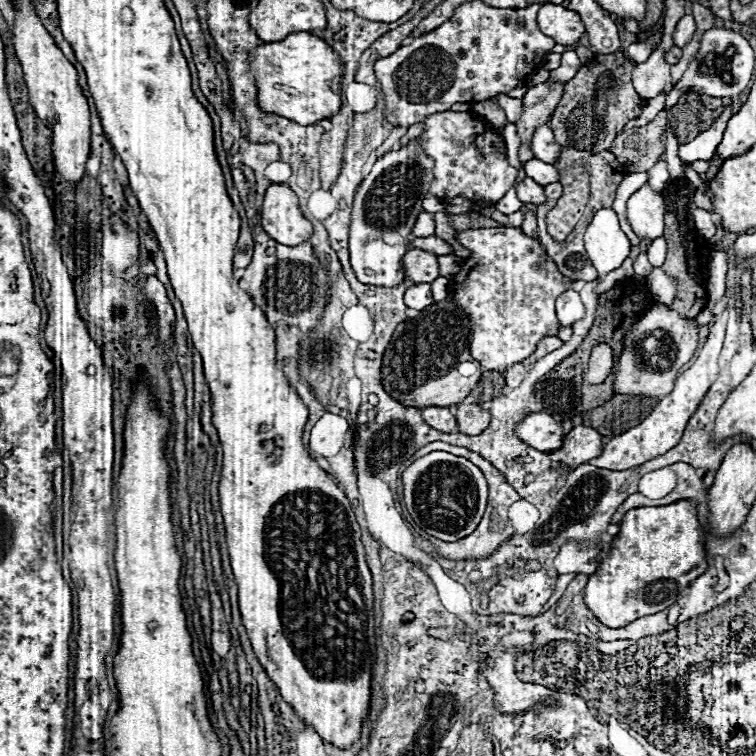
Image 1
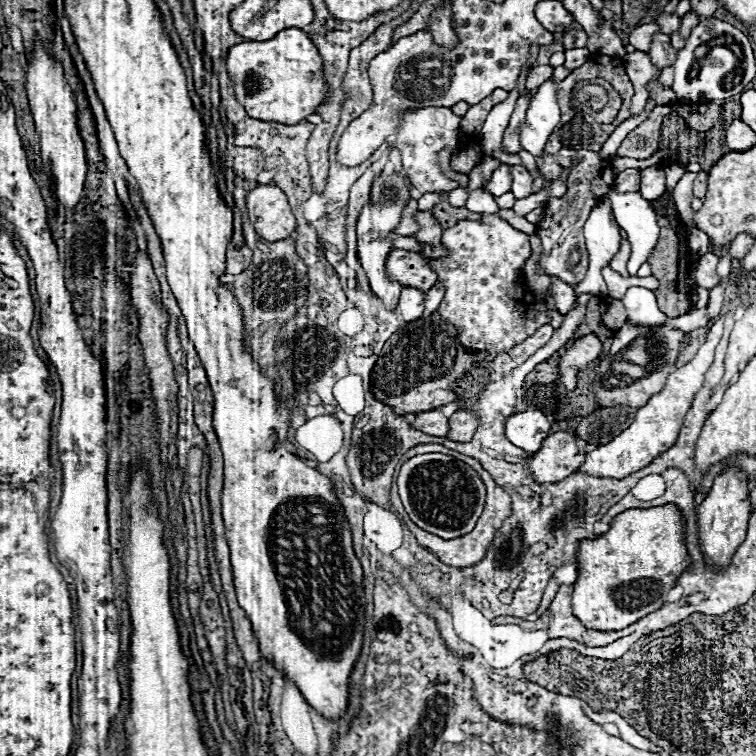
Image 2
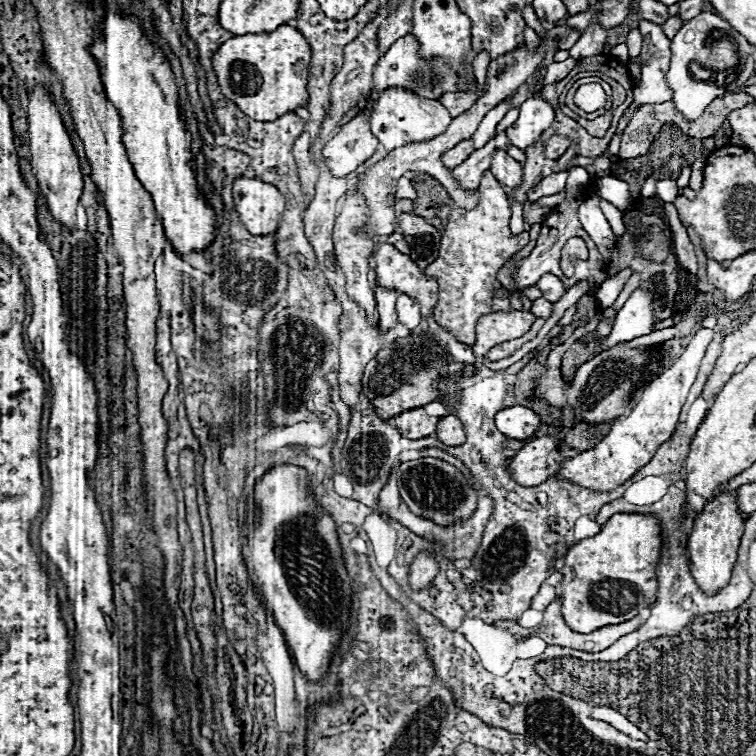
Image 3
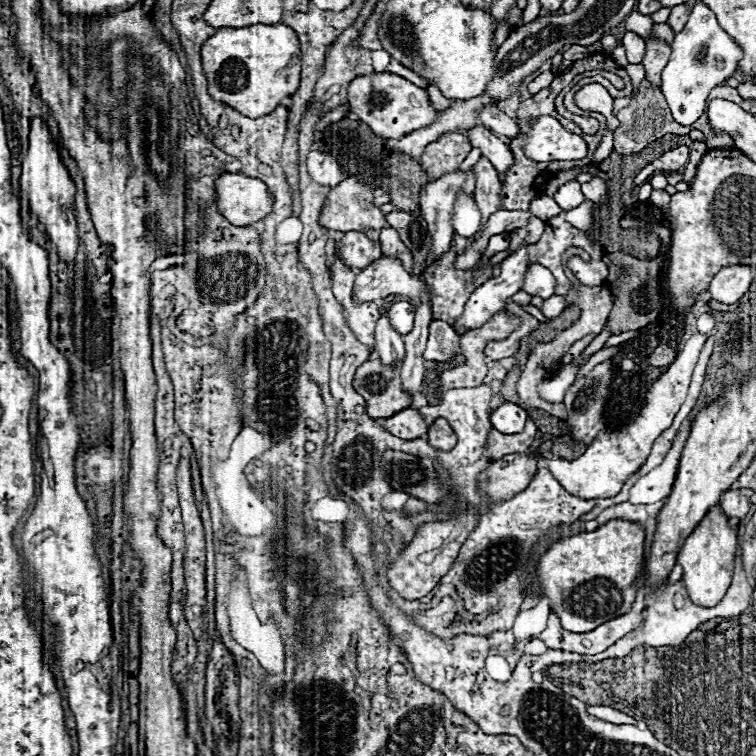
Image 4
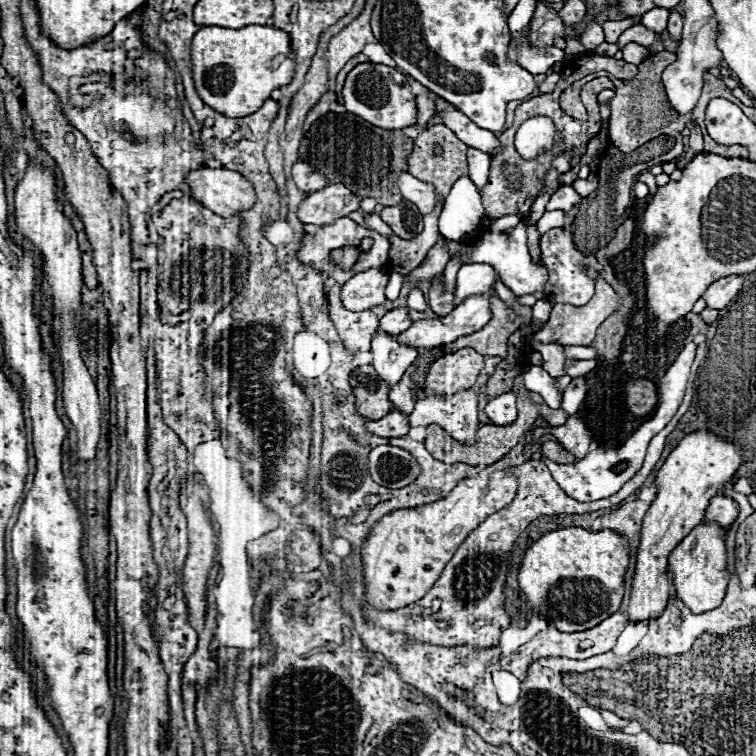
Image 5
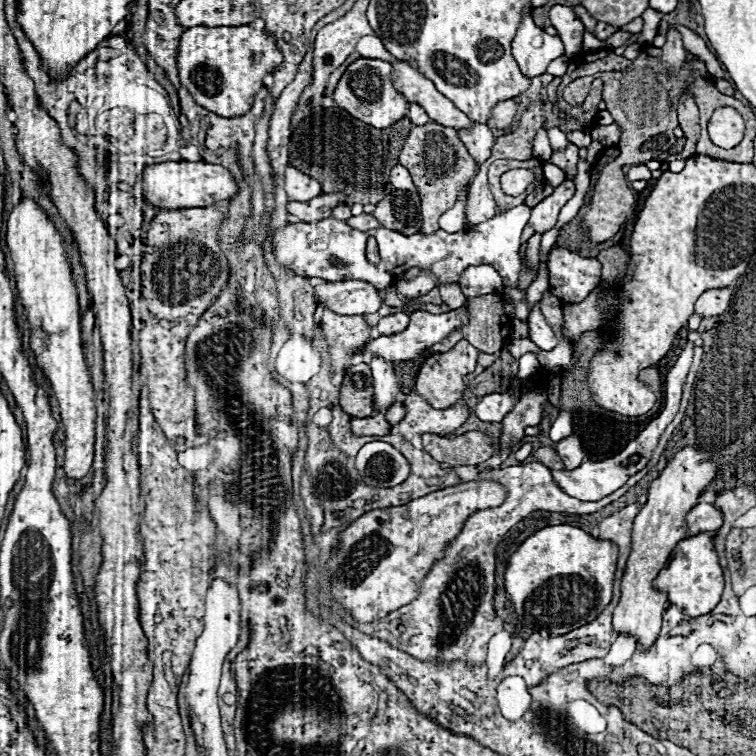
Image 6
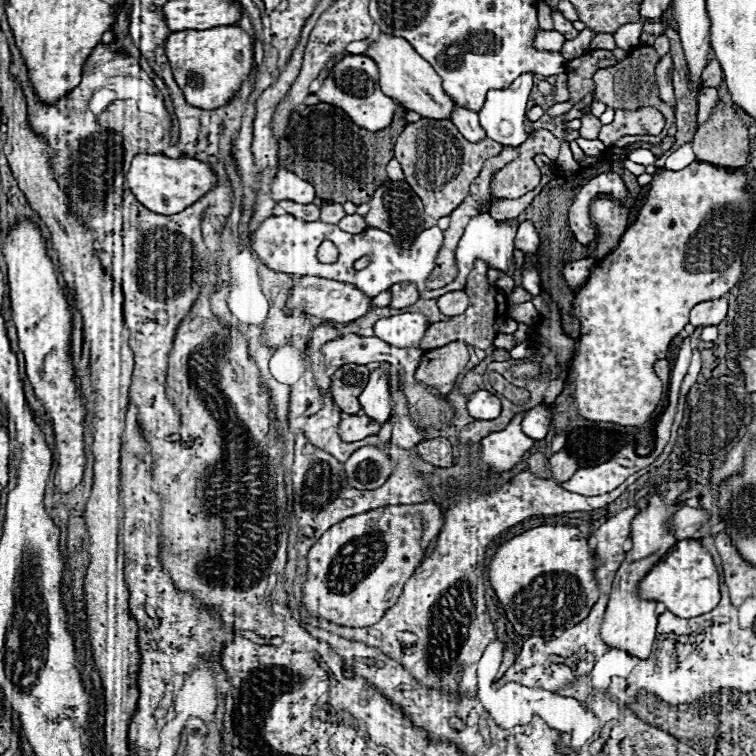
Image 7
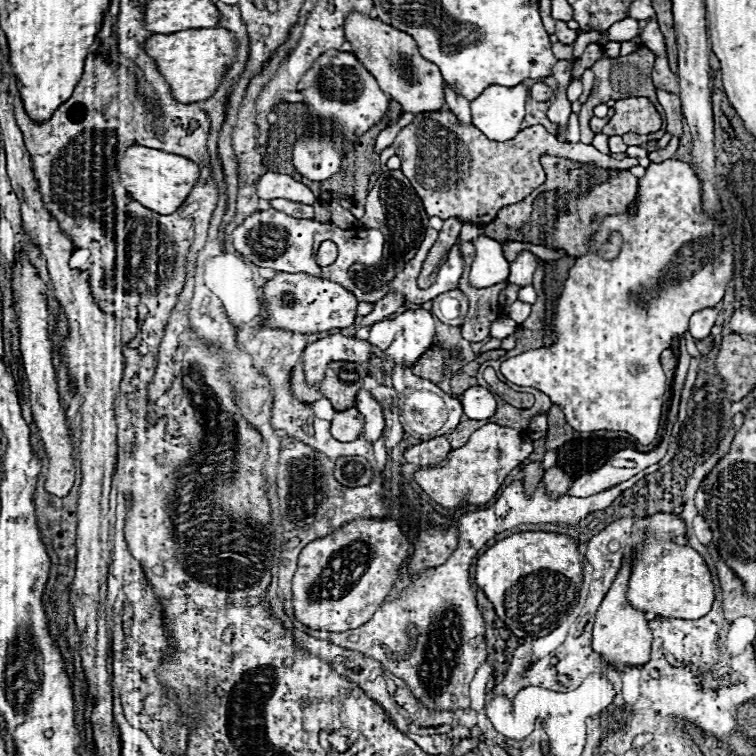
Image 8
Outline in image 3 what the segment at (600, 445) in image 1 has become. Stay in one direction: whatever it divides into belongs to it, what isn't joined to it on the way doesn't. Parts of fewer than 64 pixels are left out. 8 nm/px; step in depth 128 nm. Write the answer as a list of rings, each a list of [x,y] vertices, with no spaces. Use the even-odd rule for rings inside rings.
[[[544,436],[528,442],[514,458],[508,470],[520,486],[538,486],[558,476],[564,462],[572,456],[572,448],[556,436]]]

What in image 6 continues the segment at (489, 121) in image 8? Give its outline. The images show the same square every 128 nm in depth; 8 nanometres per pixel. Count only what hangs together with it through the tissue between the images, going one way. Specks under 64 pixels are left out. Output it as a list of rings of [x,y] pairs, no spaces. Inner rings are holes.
[[[524,12],[522,22],[520,22],[520,26],[518,26],[518,32],[516,32],[514,40],[512,40],[512,56],[516,58],[522,74],[526,74],[528,78],[534,78],[534,76],[542,76],[552,60],[564,56],[564,44],[562,44],[556,36],[550,36],[550,34],[546,34],[544,30],[540,30],[540,28],[532,22],[530,12]],[[510,98],[510,100],[504,100],[504,102],[494,106],[490,122],[488,122],[490,128],[500,128],[500,130],[510,128],[510,122],[512,122],[512,118],[516,114],[516,108],[518,108],[518,102],[514,102],[514,100],[516,98]],[[543,126],[539,131],[539,139],[533,140],[532,156],[543,164],[548,163],[552,154],[548,134]]]

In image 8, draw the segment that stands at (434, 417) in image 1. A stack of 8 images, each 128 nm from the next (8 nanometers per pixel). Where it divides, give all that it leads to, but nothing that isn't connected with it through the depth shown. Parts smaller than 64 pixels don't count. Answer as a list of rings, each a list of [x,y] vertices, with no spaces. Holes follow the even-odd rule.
[[[348,408],[344,412],[334,414],[330,432],[336,440],[352,442],[352,440],[360,438],[362,430],[364,430],[364,418],[360,416],[360,412],[356,412],[356,408]]]

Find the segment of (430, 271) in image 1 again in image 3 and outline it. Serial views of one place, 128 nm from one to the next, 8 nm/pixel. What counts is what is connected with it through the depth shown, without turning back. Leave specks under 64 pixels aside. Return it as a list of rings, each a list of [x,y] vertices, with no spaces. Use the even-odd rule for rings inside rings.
[[[382,244],[378,250],[374,250],[372,262],[376,282],[382,288],[394,288],[400,294],[416,298],[420,302],[422,318],[432,312],[438,300],[438,284],[432,280],[432,276],[426,276],[410,256],[398,252],[390,244]]]

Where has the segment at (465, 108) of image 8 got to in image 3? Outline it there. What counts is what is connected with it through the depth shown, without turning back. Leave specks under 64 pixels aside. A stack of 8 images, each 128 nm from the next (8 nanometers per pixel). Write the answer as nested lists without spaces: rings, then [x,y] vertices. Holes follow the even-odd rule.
[[[486,170],[482,174],[482,182],[480,182],[480,204],[474,210],[462,210],[462,208],[454,208],[448,220],[448,226],[442,234],[442,246],[440,246],[440,254],[438,258],[424,270],[428,276],[434,276],[440,284],[438,288],[438,304],[434,306],[434,320],[446,328],[448,332],[454,334],[456,340],[472,346],[476,342],[476,322],[486,316],[486,314],[494,314],[494,312],[512,312],[514,308],[510,306],[510,300],[506,296],[494,296],[494,292],[502,286],[498,282],[498,270],[512,258],[516,256],[516,252],[520,252],[526,244],[528,244],[528,232],[522,234],[512,234],[510,232],[510,204],[506,200],[506,192],[500,188],[498,180],[492,176],[490,170]]]

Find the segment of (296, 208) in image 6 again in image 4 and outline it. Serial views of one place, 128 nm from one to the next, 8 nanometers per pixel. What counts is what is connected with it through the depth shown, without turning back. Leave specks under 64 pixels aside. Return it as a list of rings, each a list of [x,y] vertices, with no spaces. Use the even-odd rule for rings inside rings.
[[[356,176],[346,178],[330,190],[320,224],[336,232],[366,232],[388,226],[380,208],[370,204],[370,186],[356,180]]]

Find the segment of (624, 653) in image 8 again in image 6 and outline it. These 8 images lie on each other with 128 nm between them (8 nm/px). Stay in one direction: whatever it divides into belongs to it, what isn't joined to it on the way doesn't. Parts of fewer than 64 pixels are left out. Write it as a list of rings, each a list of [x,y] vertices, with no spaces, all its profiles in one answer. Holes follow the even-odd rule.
[[[690,446],[678,450],[660,472],[660,476],[648,488],[648,502],[640,510],[632,530],[632,554],[626,564],[626,572],[620,586],[620,602],[614,610],[614,630],[618,634],[632,634],[642,648],[650,648],[660,632],[660,622],[668,596],[654,586],[658,572],[668,562],[674,546],[688,536],[686,514],[696,506],[704,488],[716,478],[718,462]]]

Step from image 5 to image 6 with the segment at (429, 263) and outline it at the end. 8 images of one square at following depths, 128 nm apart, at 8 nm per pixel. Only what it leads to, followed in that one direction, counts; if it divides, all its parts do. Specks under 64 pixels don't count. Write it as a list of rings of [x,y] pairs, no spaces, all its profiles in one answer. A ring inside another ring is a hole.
[[[410,268],[404,276],[396,280],[396,290],[408,298],[418,298],[422,294],[428,294],[434,286],[436,286],[436,276],[420,268]]]

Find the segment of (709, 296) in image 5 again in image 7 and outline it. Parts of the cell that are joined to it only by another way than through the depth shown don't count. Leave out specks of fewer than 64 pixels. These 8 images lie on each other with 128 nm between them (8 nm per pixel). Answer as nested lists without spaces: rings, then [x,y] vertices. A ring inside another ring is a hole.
[[[726,298],[700,302],[690,312],[690,324],[694,324],[694,326],[716,326],[726,318],[726,308],[728,308]]]

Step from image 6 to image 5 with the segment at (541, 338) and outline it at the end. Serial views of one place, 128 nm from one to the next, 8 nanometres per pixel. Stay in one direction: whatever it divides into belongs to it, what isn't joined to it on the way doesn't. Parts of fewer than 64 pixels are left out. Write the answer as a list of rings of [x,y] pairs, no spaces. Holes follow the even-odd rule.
[[[542,298],[532,306],[532,320],[544,324],[549,320],[550,312],[552,312],[552,302]],[[566,346],[564,352],[566,352],[568,358],[578,358],[578,360],[592,360],[592,358],[596,358],[596,354],[598,354],[598,352],[596,352],[594,348],[590,348],[590,346]]]

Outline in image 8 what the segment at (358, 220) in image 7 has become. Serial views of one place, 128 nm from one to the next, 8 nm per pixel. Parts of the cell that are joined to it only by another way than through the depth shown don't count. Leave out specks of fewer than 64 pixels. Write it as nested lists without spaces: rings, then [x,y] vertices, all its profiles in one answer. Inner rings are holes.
[[[330,202],[330,212],[332,212],[332,222],[336,226],[340,226],[340,228],[346,228],[348,230],[348,228],[352,228],[352,226],[358,224],[358,220],[350,214],[350,210],[342,208],[340,204],[334,206],[334,202]]]

